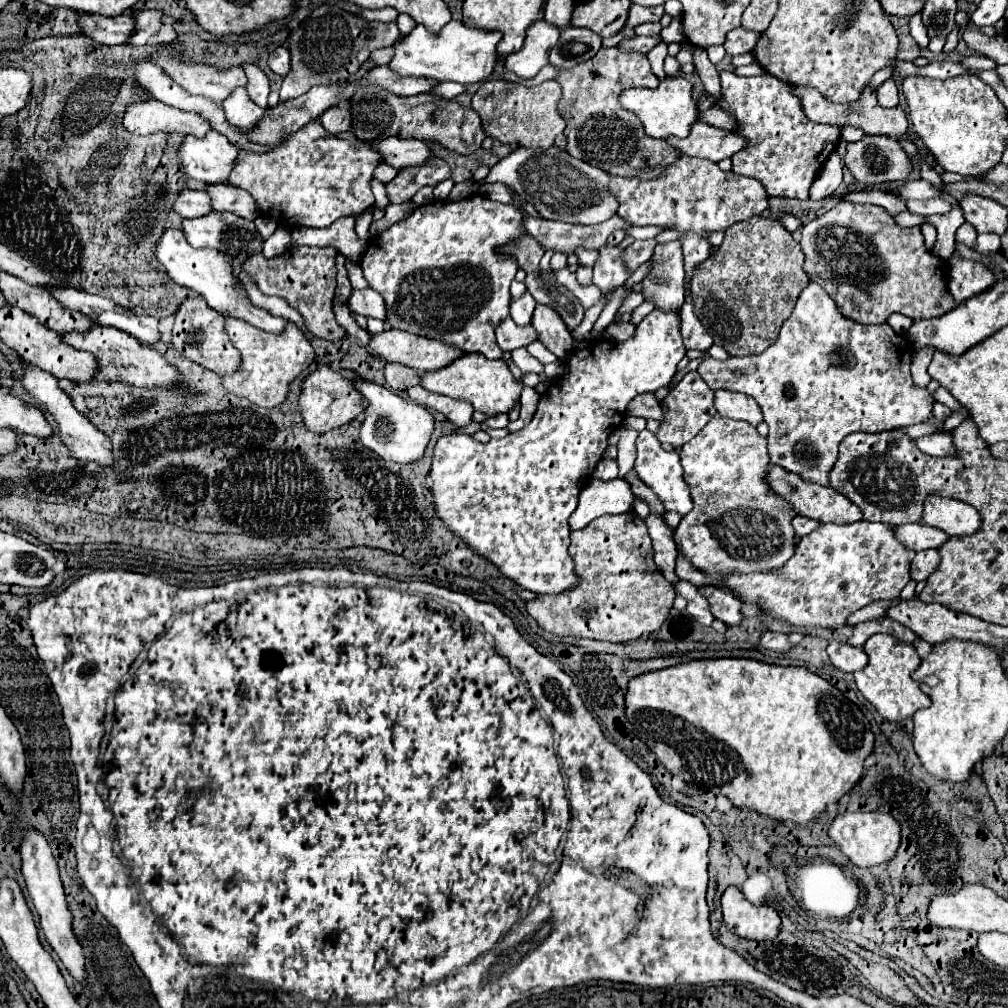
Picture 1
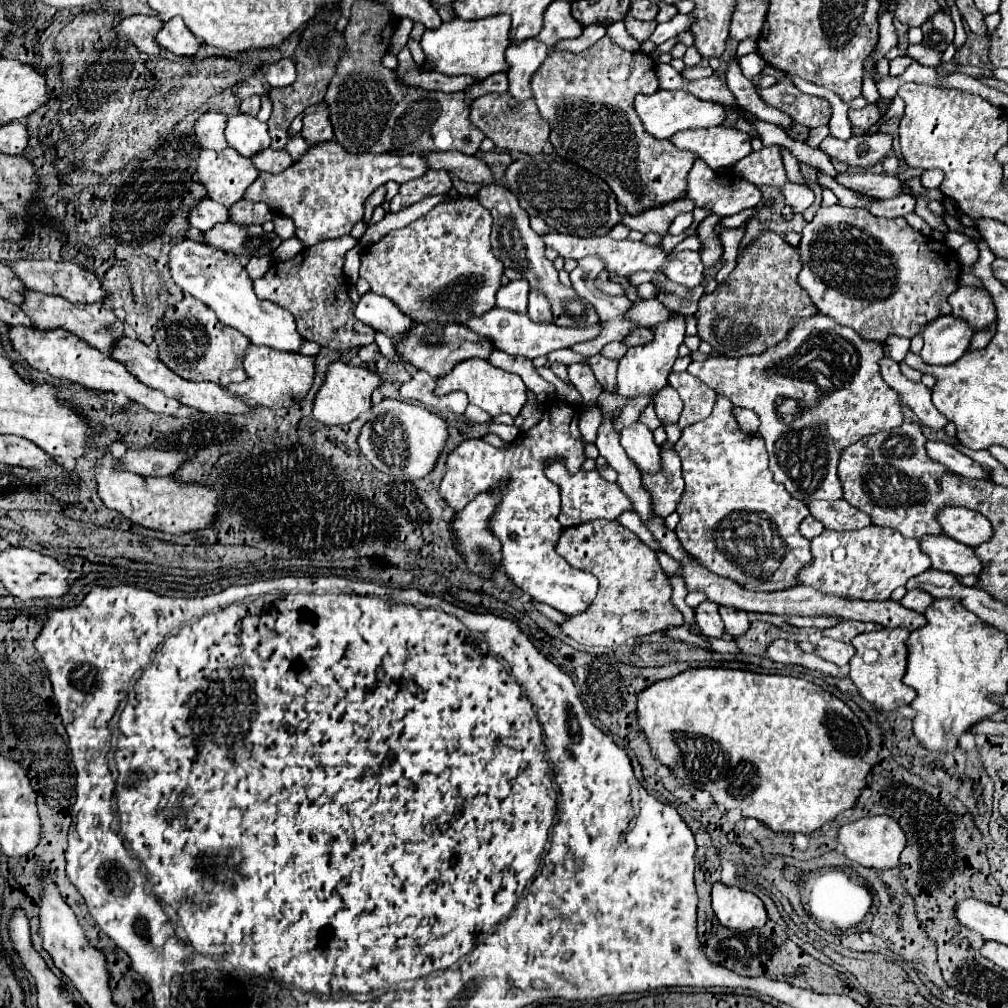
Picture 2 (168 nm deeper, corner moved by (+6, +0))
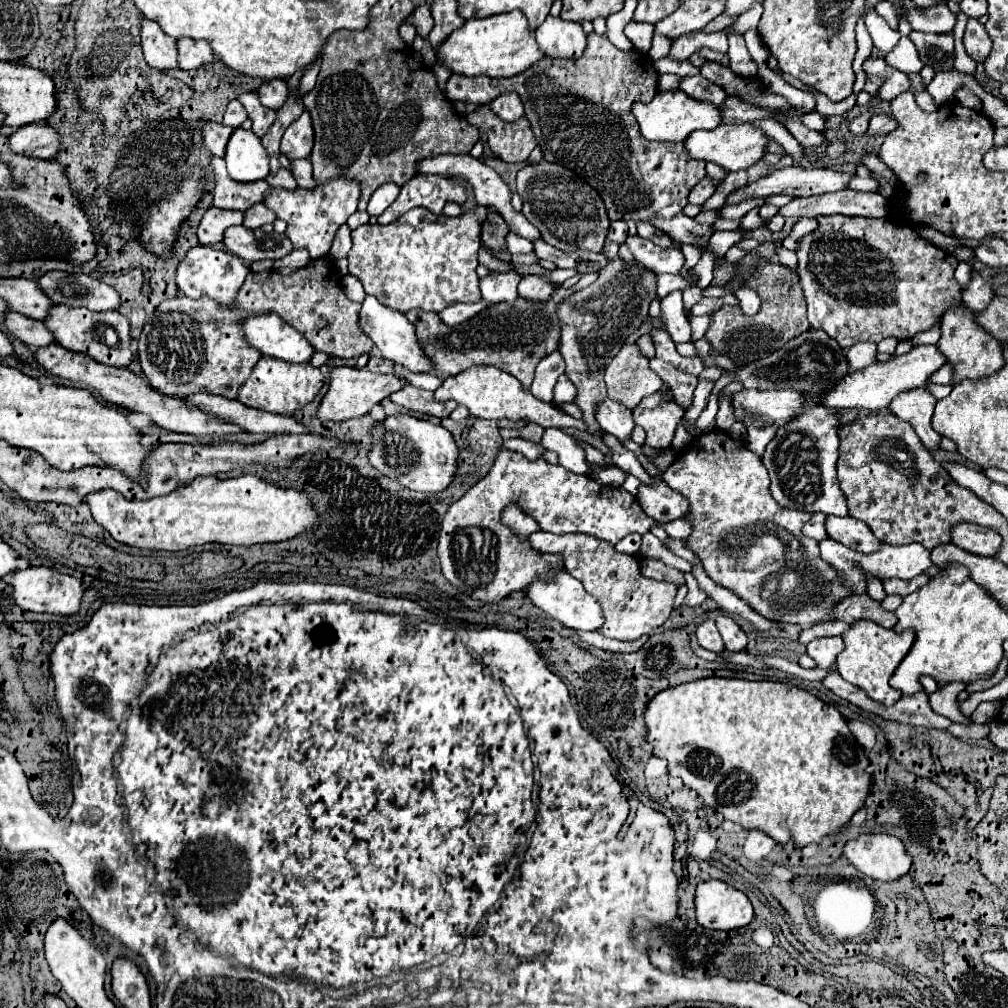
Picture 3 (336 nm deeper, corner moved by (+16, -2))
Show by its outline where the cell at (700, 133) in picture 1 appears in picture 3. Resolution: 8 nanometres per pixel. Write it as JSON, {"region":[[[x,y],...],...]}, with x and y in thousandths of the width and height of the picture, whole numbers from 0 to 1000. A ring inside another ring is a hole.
{"region":[[[714,122],[710,128],[704,128],[704,130],[687,130],[681,136],[679,146],[688,158],[710,162],[710,164],[718,166],[720,170],[736,170],[736,168],[742,168],[744,164],[748,164],[752,158],[758,156],[760,140],[762,140],[762,136],[754,128],[746,126],[744,122],[738,122],[738,124]]]}

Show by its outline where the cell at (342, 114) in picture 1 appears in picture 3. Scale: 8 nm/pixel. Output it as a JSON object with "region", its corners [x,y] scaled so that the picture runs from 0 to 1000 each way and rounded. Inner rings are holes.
{"region":[[[306,110],[302,112],[284,128],[280,136],[280,152],[286,158],[304,158],[312,146],[312,128]]]}

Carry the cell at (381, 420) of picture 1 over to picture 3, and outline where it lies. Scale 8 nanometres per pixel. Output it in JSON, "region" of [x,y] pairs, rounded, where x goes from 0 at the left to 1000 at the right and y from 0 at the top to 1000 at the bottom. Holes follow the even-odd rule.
{"region":[[[387,412],[373,420],[367,428],[369,441],[365,447],[365,457],[379,471],[395,477],[409,487],[440,487],[452,467],[454,443],[448,432],[425,416],[415,416],[409,412]]]}

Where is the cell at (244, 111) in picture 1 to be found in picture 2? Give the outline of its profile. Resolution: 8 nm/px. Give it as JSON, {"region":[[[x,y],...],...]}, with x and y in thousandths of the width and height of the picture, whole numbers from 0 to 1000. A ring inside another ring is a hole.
{"region":[[[228,114],[226,116],[226,126],[224,126],[224,138],[230,148],[234,148],[240,156],[250,158],[258,150],[268,146],[268,134],[266,134],[266,124],[256,120],[254,116],[248,114]]]}

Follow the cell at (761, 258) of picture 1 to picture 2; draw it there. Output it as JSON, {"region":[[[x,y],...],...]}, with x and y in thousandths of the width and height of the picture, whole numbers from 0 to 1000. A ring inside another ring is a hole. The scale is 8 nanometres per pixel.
{"region":[[[760,229],[750,241],[746,241],[734,255],[730,267],[724,271],[718,283],[714,283],[708,291],[696,293],[694,305],[690,309],[692,316],[692,334],[702,338],[706,346],[710,346],[718,354],[736,354],[736,352],[752,352],[760,346],[772,342],[780,328],[786,326],[788,316],[800,316],[812,311],[810,303],[804,299],[802,291],[792,283],[792,271],[796,269],[792,247],[782,243],[774,233]]]}

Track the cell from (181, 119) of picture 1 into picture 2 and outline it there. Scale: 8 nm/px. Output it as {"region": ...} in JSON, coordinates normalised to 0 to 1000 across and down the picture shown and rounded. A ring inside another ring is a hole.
{"region":[[[202,112],[194,120],[194,138],[198,140],[198,144],[202,148],[220,150],[220,148],[226,146],[224,136],[222,136],[222,128],[224,128],[224,114],[220,114],[220,112]]]}

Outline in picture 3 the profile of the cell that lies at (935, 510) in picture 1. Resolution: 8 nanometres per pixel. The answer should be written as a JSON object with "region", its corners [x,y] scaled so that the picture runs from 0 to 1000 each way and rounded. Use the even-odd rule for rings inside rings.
{"region":[[[948,519],[942,525],[944,529],[944,539],[950,541],[956,547],[962,547],[966,551],[976,551],[984,553],[992,545],[992,531],[984,525],[972,523],[968,519]]]}

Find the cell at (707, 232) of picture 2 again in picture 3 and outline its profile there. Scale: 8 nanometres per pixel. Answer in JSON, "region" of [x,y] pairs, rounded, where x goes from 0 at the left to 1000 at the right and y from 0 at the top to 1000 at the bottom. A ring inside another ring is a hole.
{"region":[[[744,197],[727,204],[717,204],[714,208],[714,216],[721,218],[733,218],[748,205],[755,205],[759,197]]]}

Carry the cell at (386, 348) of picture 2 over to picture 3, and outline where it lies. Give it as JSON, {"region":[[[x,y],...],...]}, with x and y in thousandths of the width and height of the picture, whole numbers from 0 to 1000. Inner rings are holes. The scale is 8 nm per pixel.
{"region":[[[393,362],[393,370],[399,372],[403,376],[403,380],[409,380],[409,382],[413,382],[417,386],[425,386],[425,388],[431,388],[438,380],[438,376],[435,372],[429,372],[429,370],[409,370],[409,368],[405,368],[399,362]]]}

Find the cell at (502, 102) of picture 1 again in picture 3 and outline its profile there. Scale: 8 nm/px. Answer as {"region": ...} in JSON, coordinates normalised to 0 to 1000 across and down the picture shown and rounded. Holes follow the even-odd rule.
{"region":[[[476,104],[474,108],[462,112],[460,118],[466,124],[478,128],[486,148],[498,160],[522,160],[526,156],[526,150],[532,146],[528,126],[522,116],[502,122],[484,104]]]}

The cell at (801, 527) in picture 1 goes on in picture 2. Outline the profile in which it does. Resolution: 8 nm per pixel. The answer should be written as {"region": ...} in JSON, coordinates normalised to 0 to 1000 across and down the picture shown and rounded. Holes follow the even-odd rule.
{"region":[[[800,513],[800,515],[796,517],[796,521],[794,521],[794,529],[796,529],[800,535],[808,535],[808,533],[812,533],[815,527],[817,527],[817,521],[815,521],[813,517],[810,517],[808,513]]]}

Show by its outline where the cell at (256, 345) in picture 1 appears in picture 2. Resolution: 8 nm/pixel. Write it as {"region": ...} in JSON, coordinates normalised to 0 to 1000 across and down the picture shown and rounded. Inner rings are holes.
{"region":[[[248,342],[242,354],[242,366],[246,370],[246,376],[242,380],[230,380],[226,388],[240,394],[248,402],[290,404],[304,394],[304,390],[312,380],[312,368],[313,368],[312,358],[313,358],[312,354],[302,354],[298,350],[284,350],[268,344]]]}

